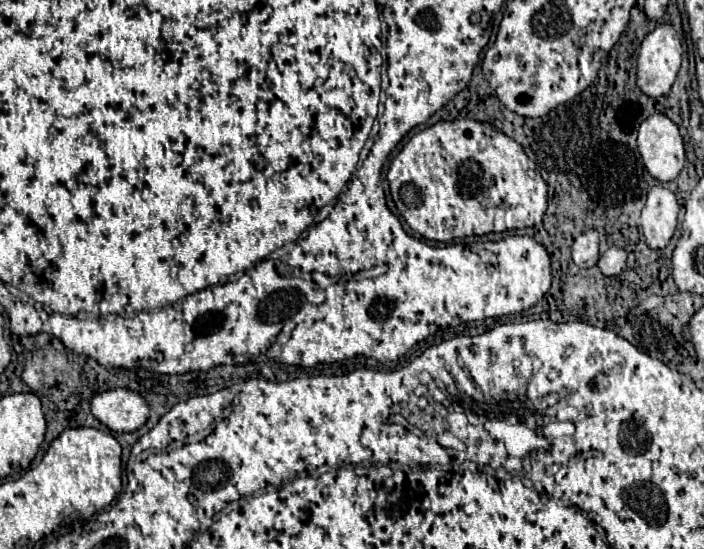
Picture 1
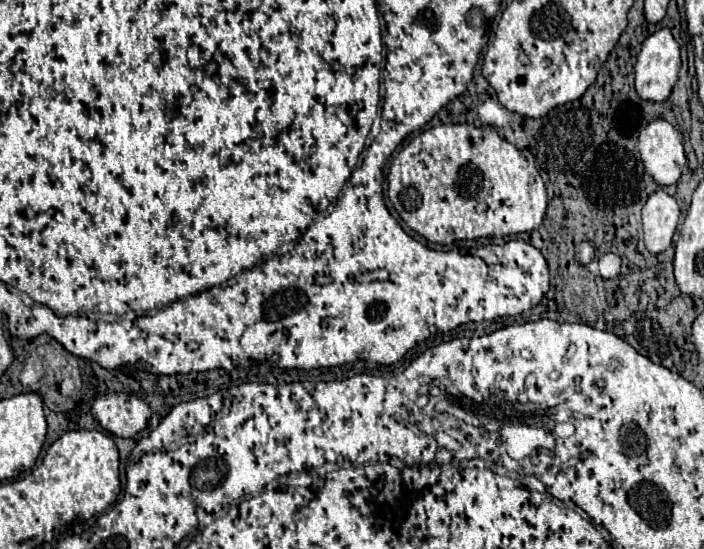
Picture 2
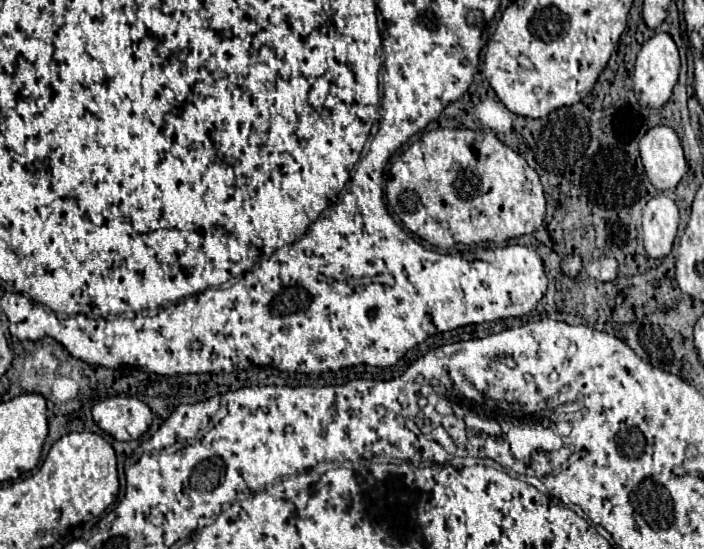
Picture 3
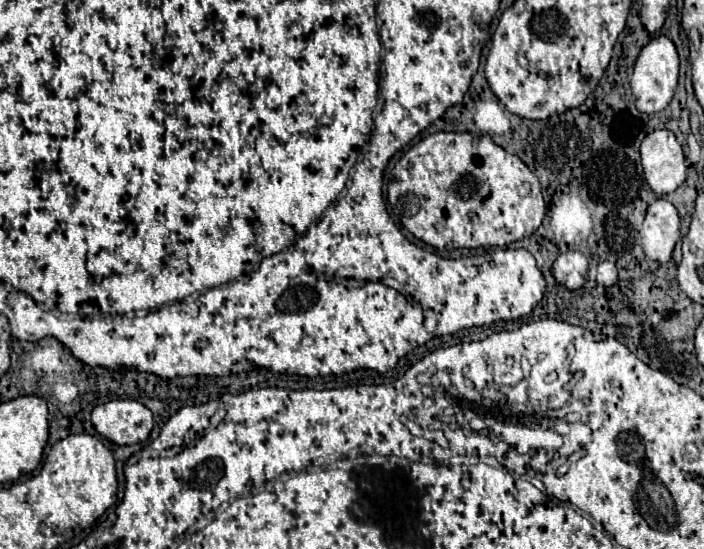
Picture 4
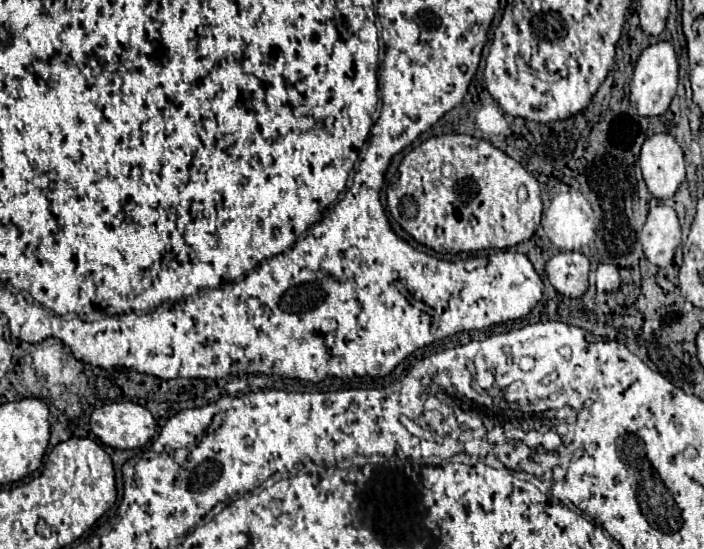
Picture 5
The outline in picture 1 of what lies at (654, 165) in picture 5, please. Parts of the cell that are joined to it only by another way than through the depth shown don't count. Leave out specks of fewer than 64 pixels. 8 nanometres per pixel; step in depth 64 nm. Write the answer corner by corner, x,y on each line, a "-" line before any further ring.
664,112
650,114
640,124
638,150
646,170
660,182
674,180
686,162
680,130

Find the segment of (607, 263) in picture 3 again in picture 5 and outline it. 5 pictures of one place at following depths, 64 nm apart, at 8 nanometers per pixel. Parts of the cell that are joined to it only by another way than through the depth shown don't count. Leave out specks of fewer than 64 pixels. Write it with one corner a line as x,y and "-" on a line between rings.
600,264
596,270
596,288
598,290
618,290
620,286
620,278
618,278
618,270
612,264

